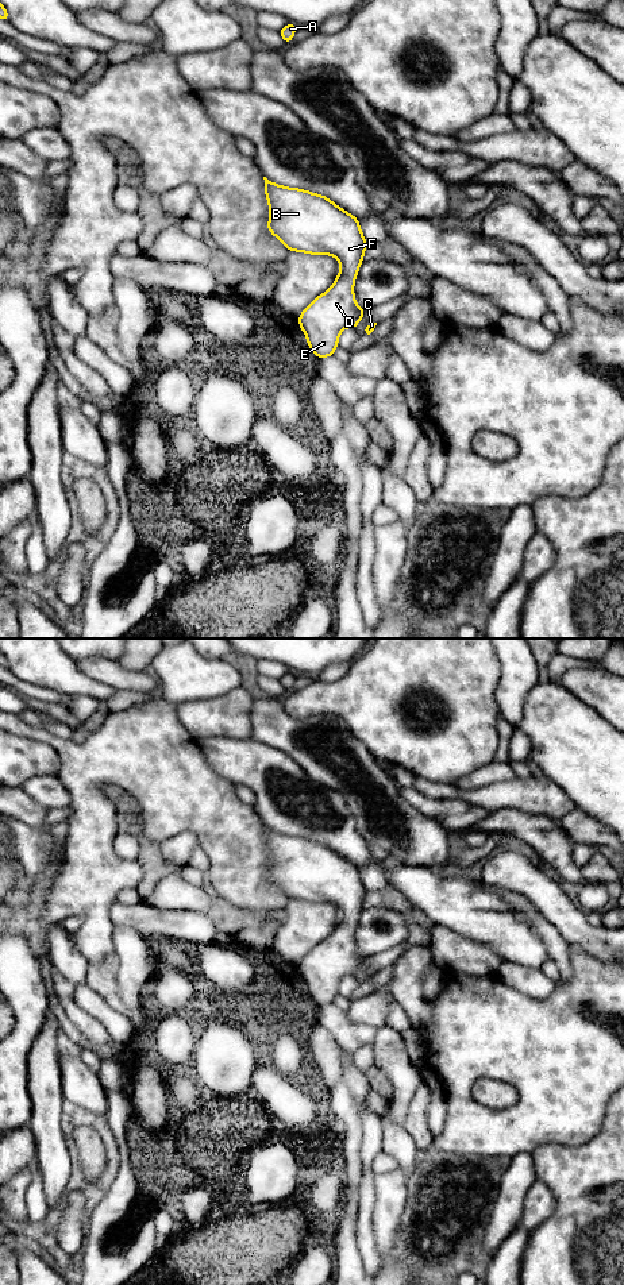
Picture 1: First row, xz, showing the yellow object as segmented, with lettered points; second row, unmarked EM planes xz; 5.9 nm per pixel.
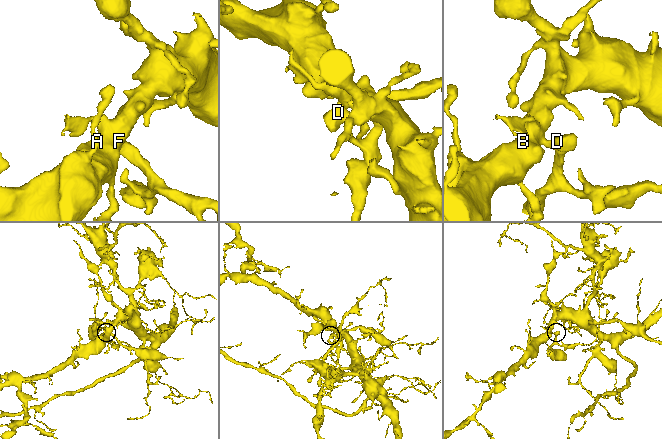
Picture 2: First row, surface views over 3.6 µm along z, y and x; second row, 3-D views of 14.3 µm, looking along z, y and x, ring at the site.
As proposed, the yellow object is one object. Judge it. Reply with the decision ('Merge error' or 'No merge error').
No merge error

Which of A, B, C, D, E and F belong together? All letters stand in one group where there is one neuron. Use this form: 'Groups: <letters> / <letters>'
Groups: A B C D E F

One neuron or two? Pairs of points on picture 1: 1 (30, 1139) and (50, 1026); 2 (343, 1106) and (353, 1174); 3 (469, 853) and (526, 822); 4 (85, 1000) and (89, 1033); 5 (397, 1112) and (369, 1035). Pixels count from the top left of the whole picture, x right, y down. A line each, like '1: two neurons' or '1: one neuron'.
1: one neuron
2: one neuron
3: two neurons
4: two neurons
5: two neurons

